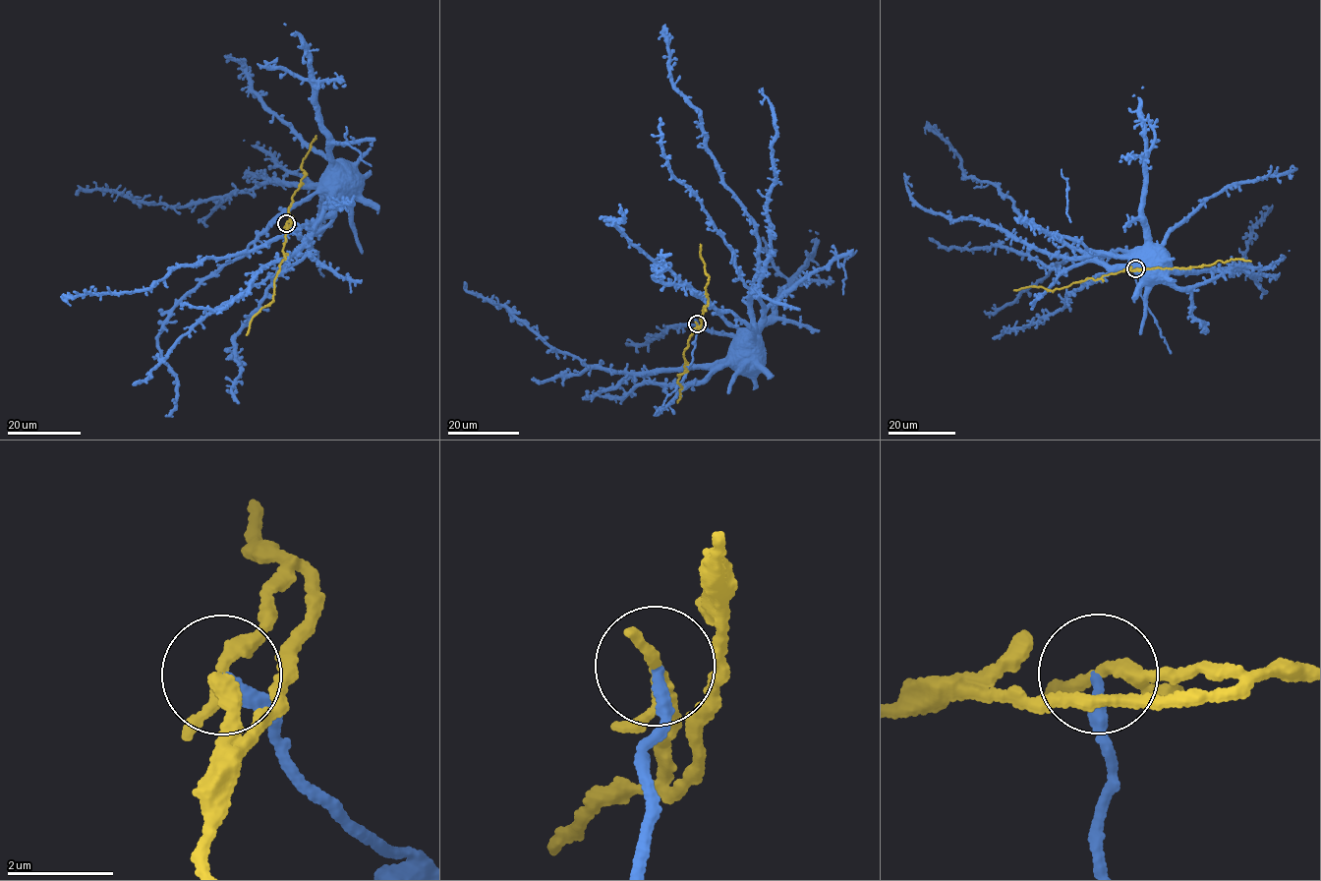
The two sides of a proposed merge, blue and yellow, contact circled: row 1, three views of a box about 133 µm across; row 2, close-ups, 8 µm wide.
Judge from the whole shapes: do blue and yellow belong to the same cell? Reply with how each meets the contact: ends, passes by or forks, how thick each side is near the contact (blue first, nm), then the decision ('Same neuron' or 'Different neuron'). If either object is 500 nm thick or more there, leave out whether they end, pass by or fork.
At the ring blue ends. At the ring yellow forks. Thickness 240 nm (blue) against 190 nm. Different neuron

